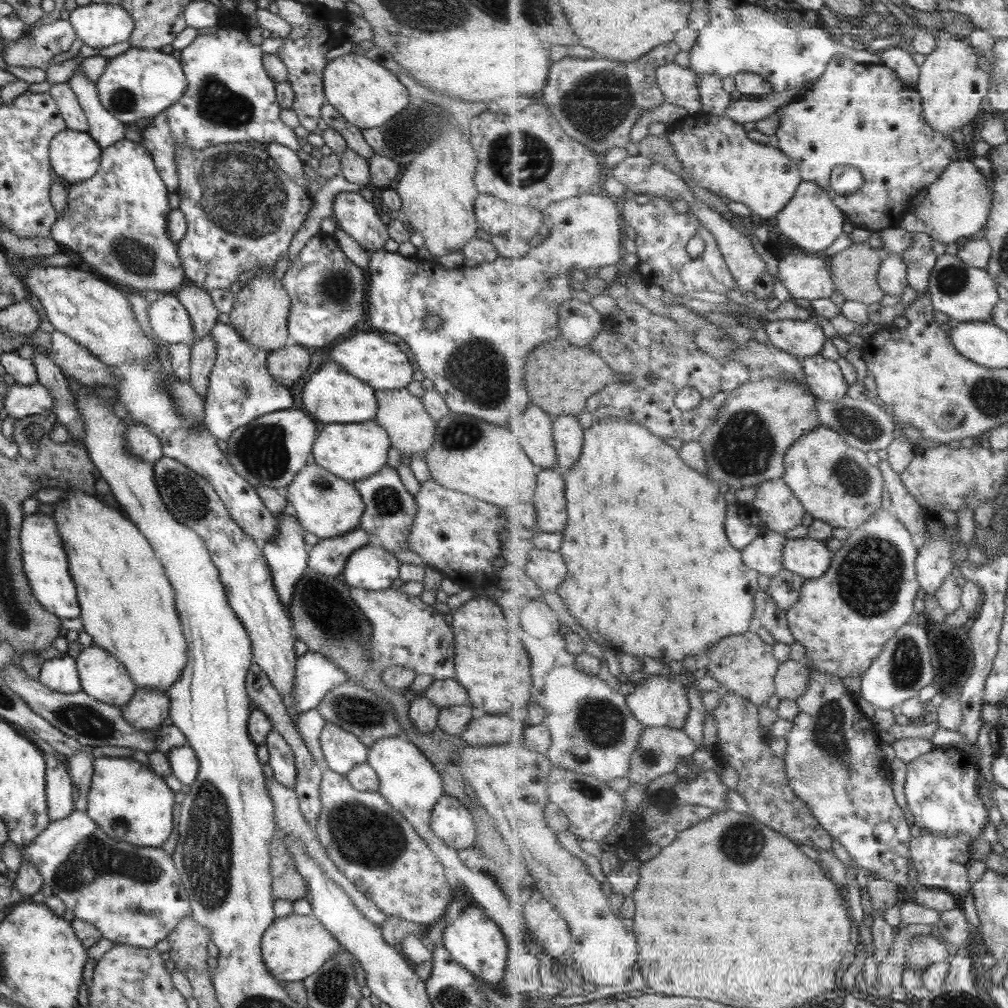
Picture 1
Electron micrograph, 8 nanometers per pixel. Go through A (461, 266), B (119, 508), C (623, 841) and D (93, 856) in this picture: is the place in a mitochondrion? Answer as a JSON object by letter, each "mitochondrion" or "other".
{"A":"other","B":"other","C":"other","D":"mitochondrion"}

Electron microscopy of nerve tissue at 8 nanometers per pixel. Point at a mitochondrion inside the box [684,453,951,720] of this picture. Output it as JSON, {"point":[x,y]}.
{"point":[871,575]}

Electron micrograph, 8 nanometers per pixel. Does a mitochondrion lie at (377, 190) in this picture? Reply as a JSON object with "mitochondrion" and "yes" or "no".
{"mitochondrion":"no"}

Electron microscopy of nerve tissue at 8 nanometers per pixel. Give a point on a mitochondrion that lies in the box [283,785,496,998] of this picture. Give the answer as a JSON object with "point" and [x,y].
{"point":[366,836]}

